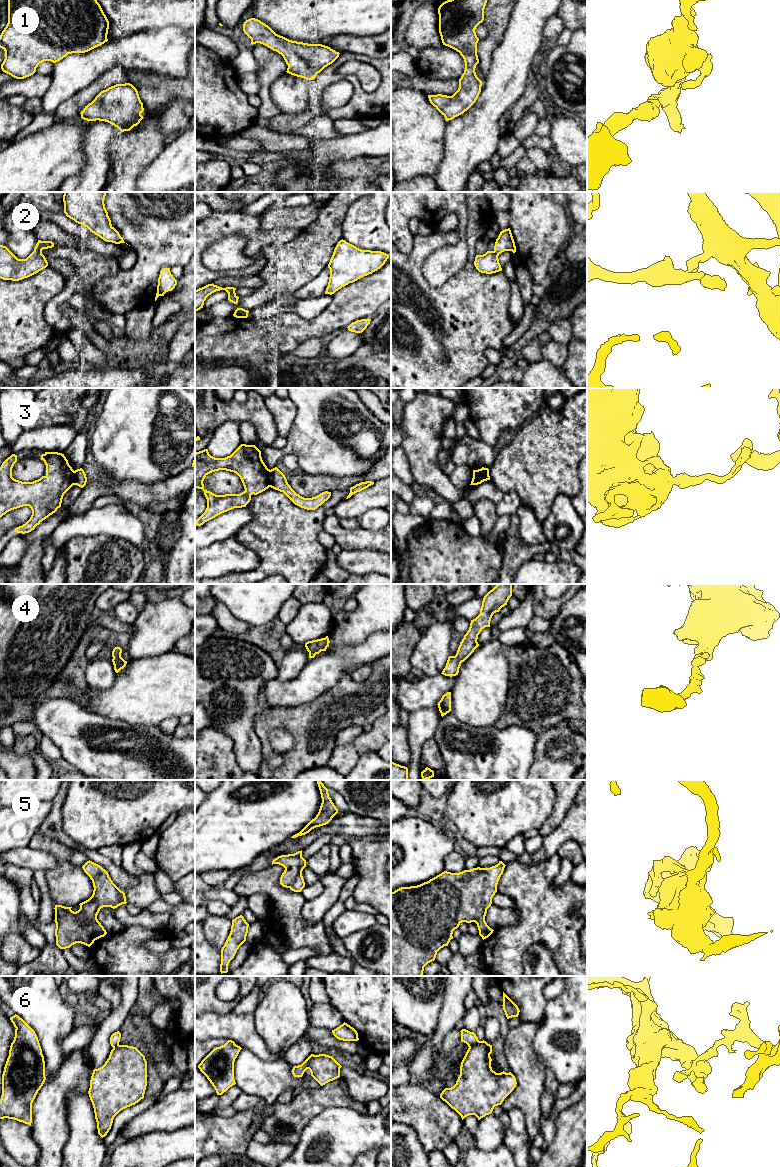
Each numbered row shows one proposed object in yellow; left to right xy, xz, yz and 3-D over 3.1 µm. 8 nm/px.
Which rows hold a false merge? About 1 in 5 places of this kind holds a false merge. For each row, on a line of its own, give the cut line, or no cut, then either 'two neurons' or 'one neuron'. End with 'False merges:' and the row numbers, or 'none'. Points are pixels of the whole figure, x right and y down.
1: no cut; one neuron
2: no cut; one neuron
3: cut in yz along (474, 474), (482, 474), (487, 479); two neurons
4: no cut; one neuron
5: no cut; one neuron
6: cut in yz along (480, 1041), (469, 1047); two neurons
False merges: 3, 6

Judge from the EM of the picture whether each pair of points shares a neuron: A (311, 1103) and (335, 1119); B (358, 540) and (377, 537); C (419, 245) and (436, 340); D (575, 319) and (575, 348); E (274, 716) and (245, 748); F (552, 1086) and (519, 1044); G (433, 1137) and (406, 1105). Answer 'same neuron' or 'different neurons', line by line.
A: different neurons
B: same neuron
C: same neuron
D: different neurons
E: different neurons
F: different neurons
G: same neuron

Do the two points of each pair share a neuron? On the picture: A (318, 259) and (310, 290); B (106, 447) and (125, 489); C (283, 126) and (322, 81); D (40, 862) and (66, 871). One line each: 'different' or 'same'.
A: different
B: different
C: same
D: different

